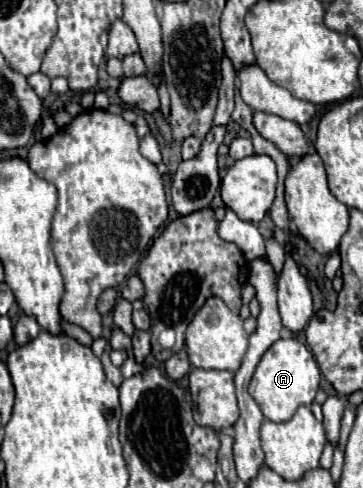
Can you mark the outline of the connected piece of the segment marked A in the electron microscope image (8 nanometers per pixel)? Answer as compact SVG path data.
M281 338L263 354L261 362L257 364L257 370L249 384L249 394L259 404L267 420L285 422L295 414L299 406L313 402L319 378L321 372L309 348L297 338Z

